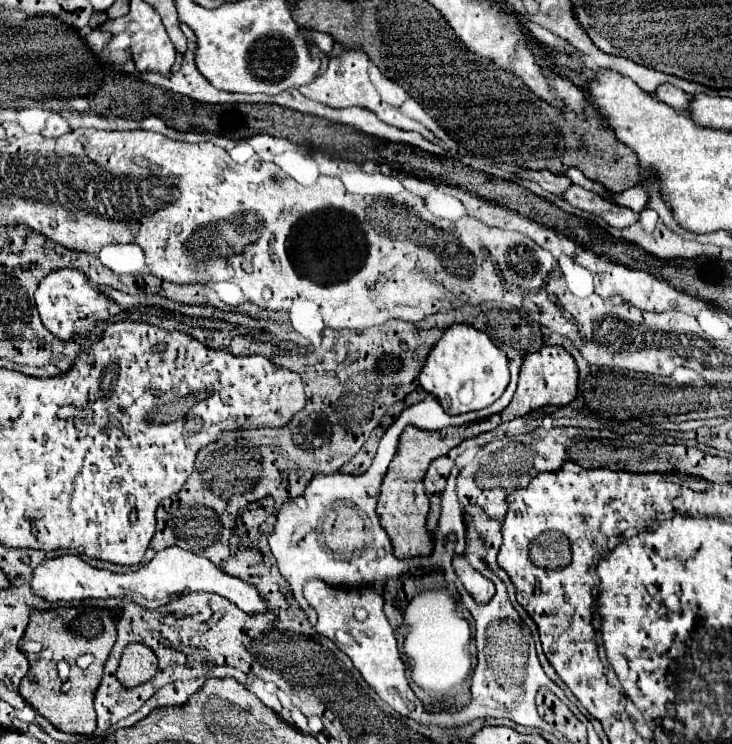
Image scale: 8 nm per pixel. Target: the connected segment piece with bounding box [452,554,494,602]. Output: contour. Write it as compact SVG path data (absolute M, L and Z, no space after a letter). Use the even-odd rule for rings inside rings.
M464 554L460 556L454 556L452 558L452 564L456 568L456 574L460 576L462 584L466 586L466 590L474 596L474 600L478 602L488 602L492 596L494 596L494 584L484 578L468 560Z

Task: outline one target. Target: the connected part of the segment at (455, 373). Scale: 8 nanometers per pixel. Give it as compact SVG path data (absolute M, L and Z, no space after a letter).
M456 324L444 332L420 372L420 386L436 396L450 414L464 414L490 406L502 396L508 382L510 370L506 354L494 346L484 332L466 324Z

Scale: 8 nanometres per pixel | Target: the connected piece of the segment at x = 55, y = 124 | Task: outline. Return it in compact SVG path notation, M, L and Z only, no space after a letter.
M54 114L48 122L46 122L46 128L44 128L44 136L46 138L56 138L56 136L64 136L70 132L70 124L60 116L60 114Z

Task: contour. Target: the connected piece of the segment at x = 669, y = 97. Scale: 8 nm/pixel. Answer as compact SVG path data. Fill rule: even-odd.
M662 84L658 90L656 90L656 98L668 106L672 106L676 112L690 112L690 102L692 102L692 96L682 92L680 88L672 86L672 84Z

